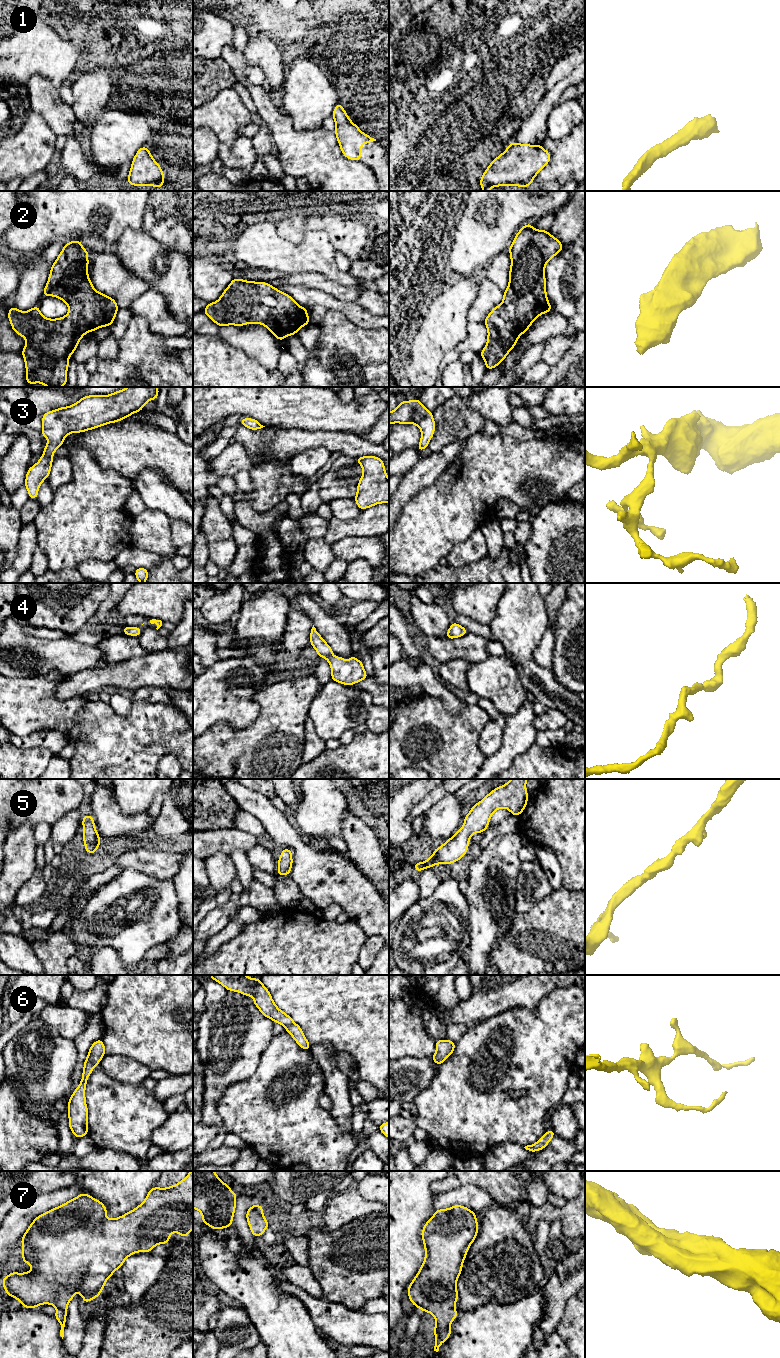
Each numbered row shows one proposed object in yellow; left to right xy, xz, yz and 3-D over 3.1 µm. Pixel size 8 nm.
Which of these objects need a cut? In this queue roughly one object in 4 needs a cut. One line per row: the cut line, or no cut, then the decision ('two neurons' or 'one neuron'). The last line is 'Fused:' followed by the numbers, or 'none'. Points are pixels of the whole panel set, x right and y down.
1: cut none; one neuron
2: cut none; one neuron
3: cut none; one neuron
4: cut none; one neuron
5: cut none; one neuron
6: cut none; one neuron
7: cut none; one neuron
Fused: none

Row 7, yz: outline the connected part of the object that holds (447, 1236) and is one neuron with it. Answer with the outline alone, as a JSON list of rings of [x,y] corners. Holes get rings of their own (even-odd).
[[[454,1205],[449,1209],[435,1210],[433,1217],[426,1222],[422,1229],[421,1236],[425,1247],[425,1260],[422,1263],[417,1275],[407,1288],[408,1297],[415,1307],[424,1312],[429,1312],[435,1317],[436,1326],[434,1351],[438,1352],[440,1345],[451,1336],[450,1325],[458,1316],[455,1310],[456,1300],[459,1298],[456,1283],[462,1271],[464,1259],[468,1249],[476,1239],[479,1227],[476,1213],[465,1206]]]

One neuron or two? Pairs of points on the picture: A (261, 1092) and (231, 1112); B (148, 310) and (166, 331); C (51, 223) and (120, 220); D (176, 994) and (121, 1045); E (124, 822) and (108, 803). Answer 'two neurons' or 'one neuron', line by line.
A: one neuron
B: one neuron
C: one neuron
D: one neuron
E: one neuron

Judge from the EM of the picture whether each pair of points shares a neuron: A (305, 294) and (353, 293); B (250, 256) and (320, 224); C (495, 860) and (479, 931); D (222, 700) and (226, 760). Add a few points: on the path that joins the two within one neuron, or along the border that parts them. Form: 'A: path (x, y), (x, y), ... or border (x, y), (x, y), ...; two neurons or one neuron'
A: border (306, 287), (320, 289), (340, 299), (351, 301); two neurons
B: border (310, 230), (323, 230), (331, 241); two neurons
C: path (484, 875), (484, 884), (479, 893), (479, 913); one neuron
D: border (246, 726), (231, 728), (217, 722), (203, 733); two neurons

